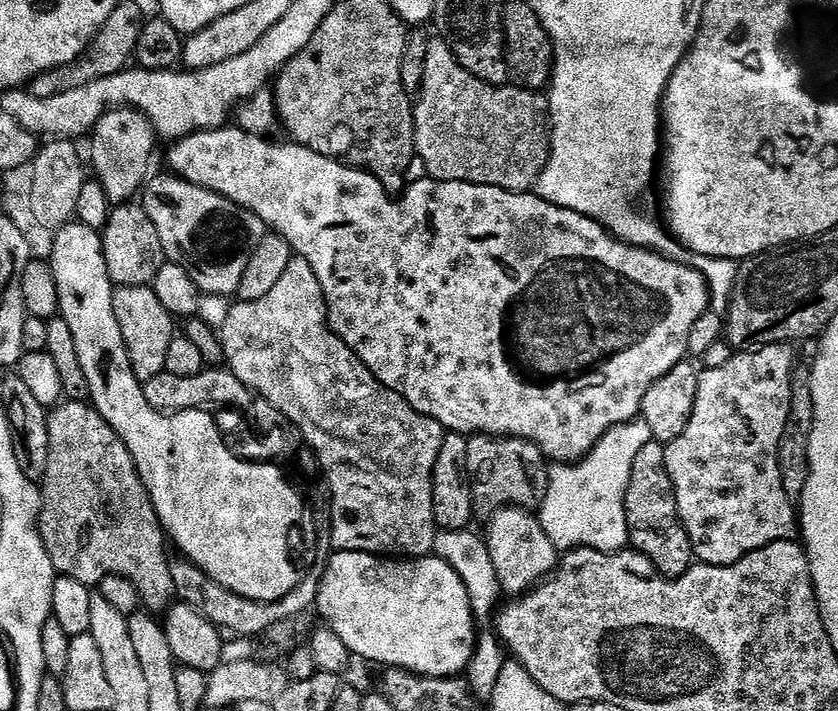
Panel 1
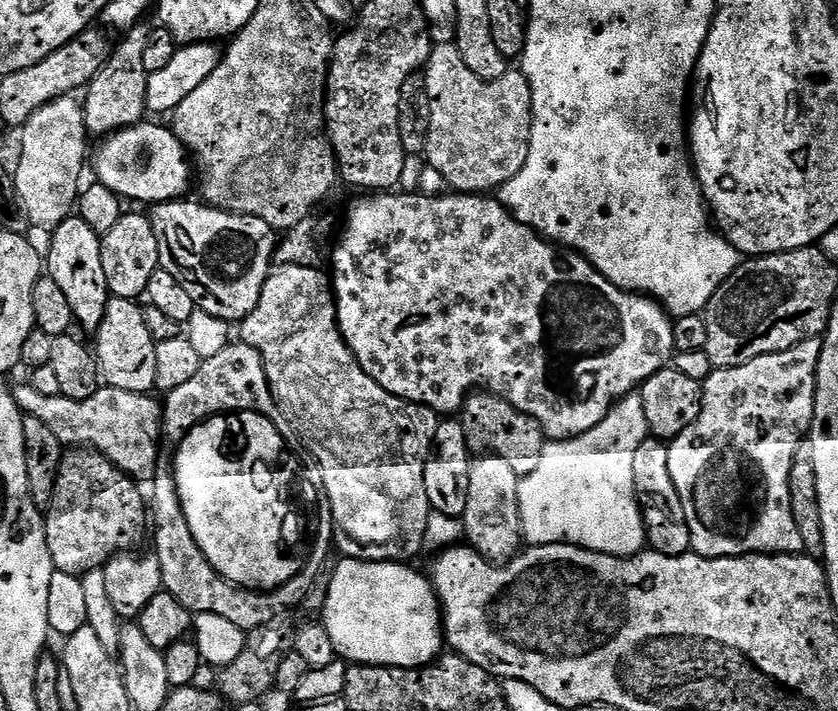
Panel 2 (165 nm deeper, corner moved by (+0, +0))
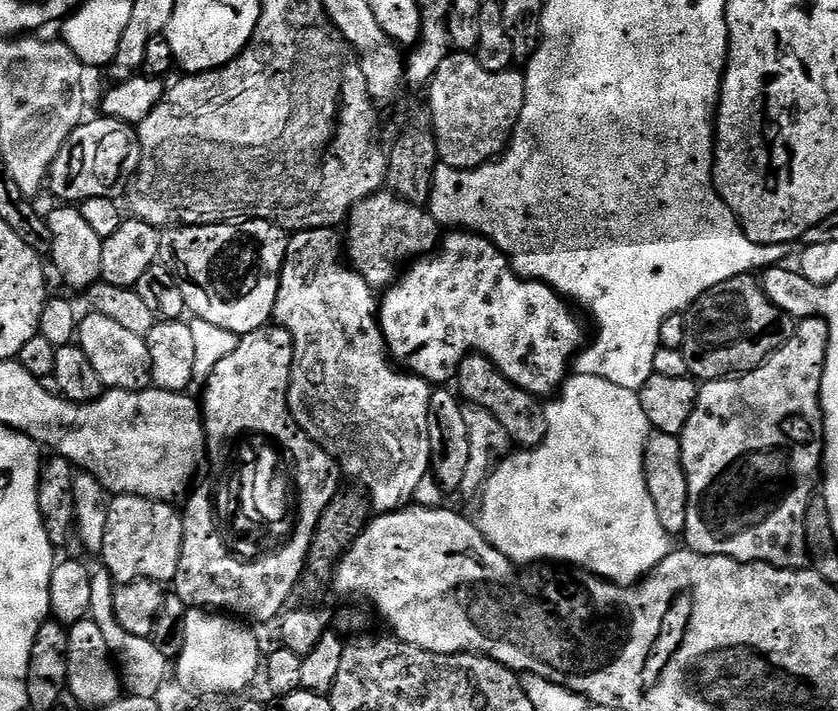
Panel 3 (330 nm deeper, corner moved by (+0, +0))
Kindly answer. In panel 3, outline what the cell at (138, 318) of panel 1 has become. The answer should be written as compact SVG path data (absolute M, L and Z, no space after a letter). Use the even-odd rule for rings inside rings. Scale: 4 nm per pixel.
M89 311L87 315L88 317L85 320L83 317L78 324L78 347L90 360L90 366L94 366L98 378L102 378L105 389L141 392L144 388L153 387L147 339L133 334L103 314Z

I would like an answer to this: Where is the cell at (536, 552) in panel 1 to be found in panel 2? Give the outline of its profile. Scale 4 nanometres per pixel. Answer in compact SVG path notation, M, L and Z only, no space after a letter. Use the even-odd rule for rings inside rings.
M480 454L473 459L470 466L470 494L466 497L466 514L462 517L464 536L470 547L489 562L507 562L521 551L522 533L518 506L521 479L521 473L517 472L516 467L501 456Z

